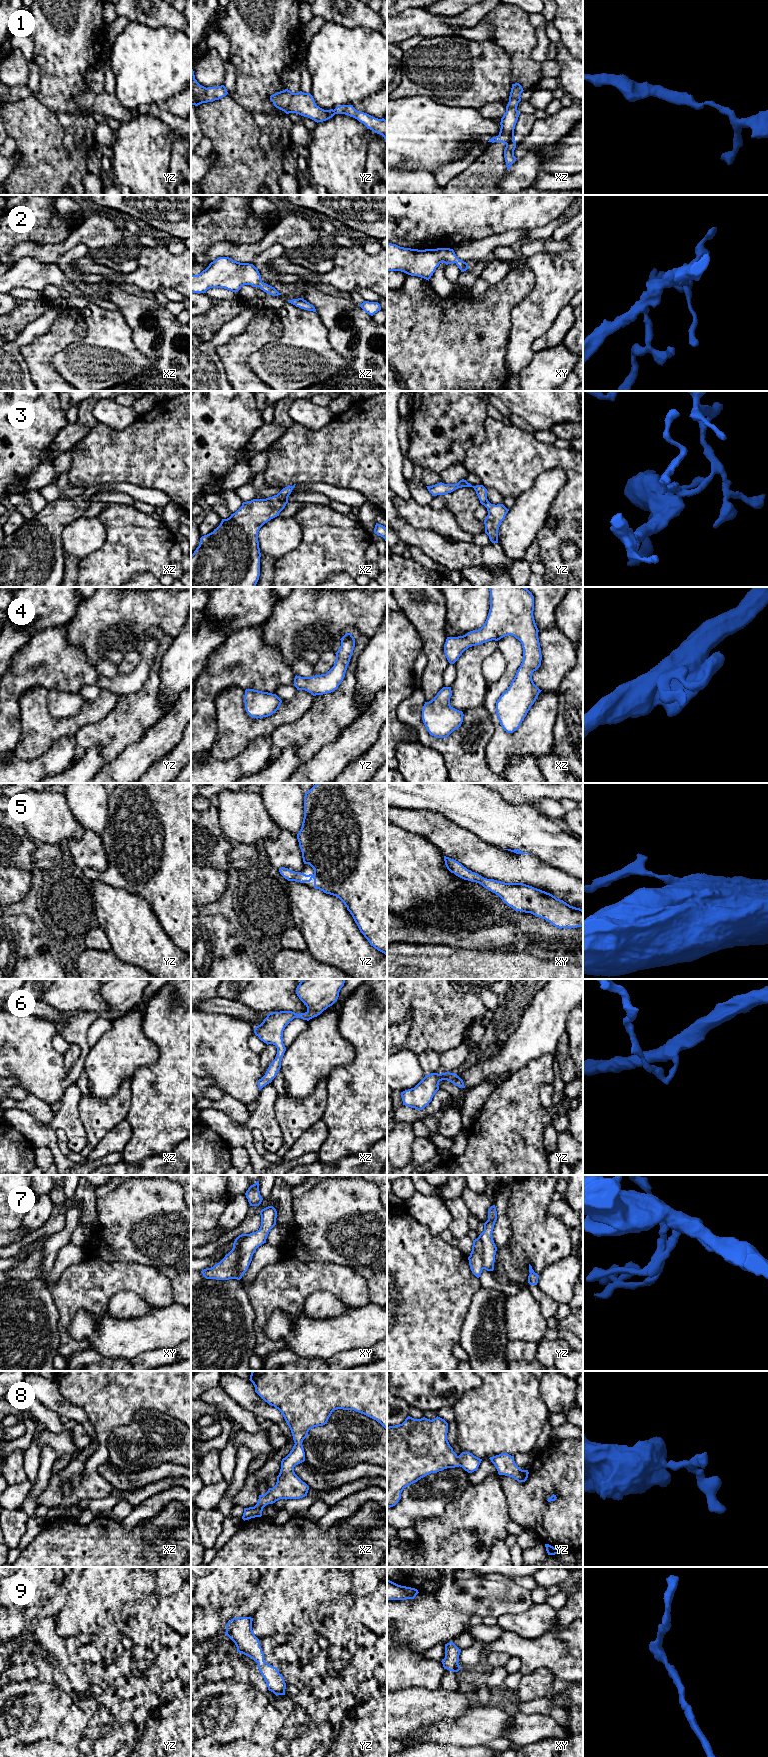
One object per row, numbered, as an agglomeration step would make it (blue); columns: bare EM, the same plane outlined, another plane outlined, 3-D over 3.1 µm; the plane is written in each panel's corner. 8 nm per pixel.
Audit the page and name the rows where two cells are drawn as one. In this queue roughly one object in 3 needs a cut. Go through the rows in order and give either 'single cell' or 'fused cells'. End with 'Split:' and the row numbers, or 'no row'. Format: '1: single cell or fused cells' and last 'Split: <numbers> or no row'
1: fused cells
2: single cell
3: single cell
4: single cell
5: single cell
6: single cell
7: fused cells
8: single cell
9: single cell
Split: 1, 7

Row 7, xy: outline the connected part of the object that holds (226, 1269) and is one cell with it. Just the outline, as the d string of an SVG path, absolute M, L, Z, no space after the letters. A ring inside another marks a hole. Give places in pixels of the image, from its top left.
M247 1234L239 1235L233 1243L232 1250L219 1263L201 1271L203 1276L206 1279L216 1280L234 1279L237 1275L237 1267L239 1265L239 1247L246 1236Z

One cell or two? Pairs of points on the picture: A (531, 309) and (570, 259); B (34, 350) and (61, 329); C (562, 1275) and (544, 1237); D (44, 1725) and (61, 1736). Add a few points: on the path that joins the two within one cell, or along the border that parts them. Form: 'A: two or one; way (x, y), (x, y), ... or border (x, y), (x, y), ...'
A: one; way (543, 297), (566, 271)
B: one; way (41, 349), (54, 336)
C: two; border (571, 1253), (547, 1265), (538, 1274)
D: two; border (67, 1711), (52, 1737)

